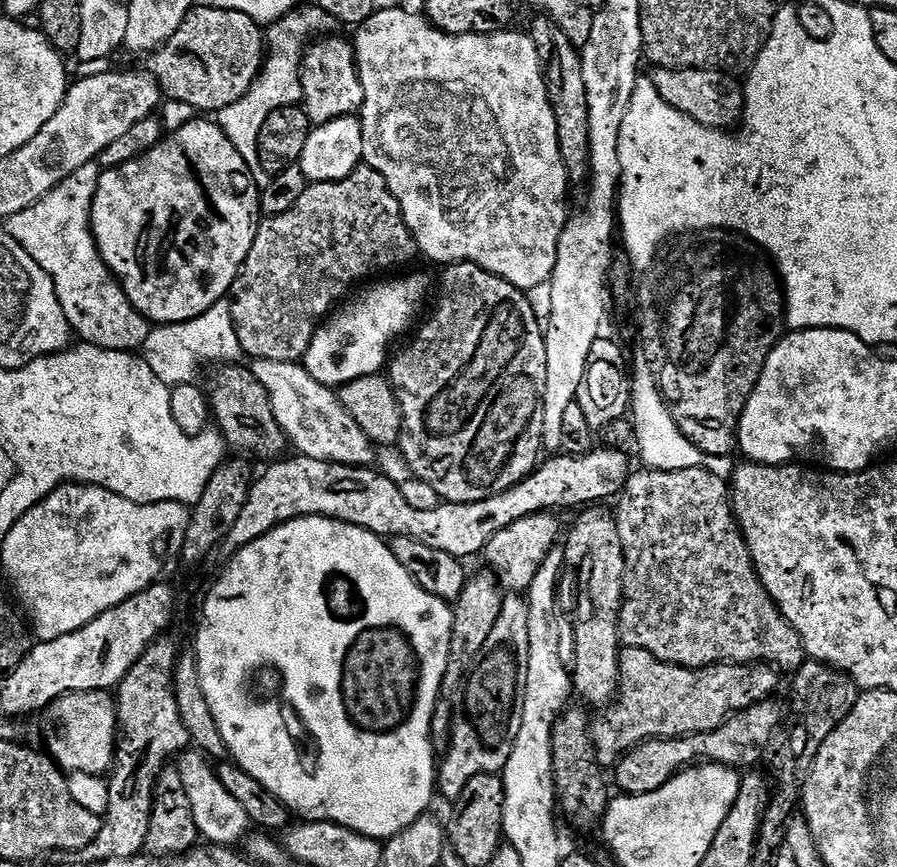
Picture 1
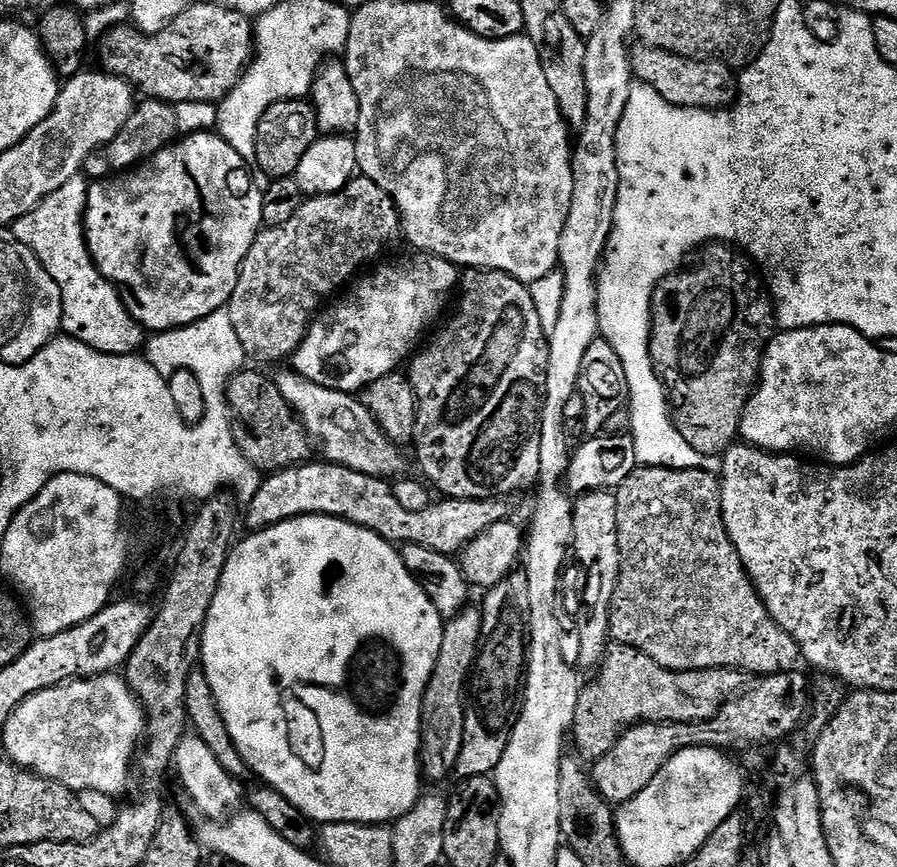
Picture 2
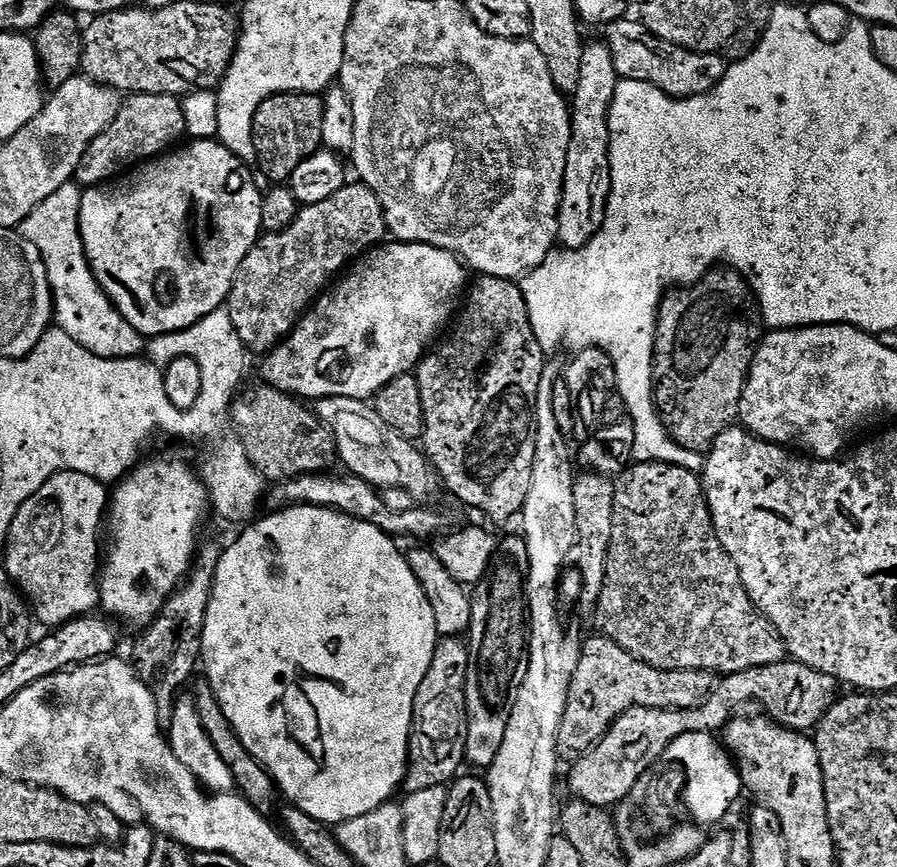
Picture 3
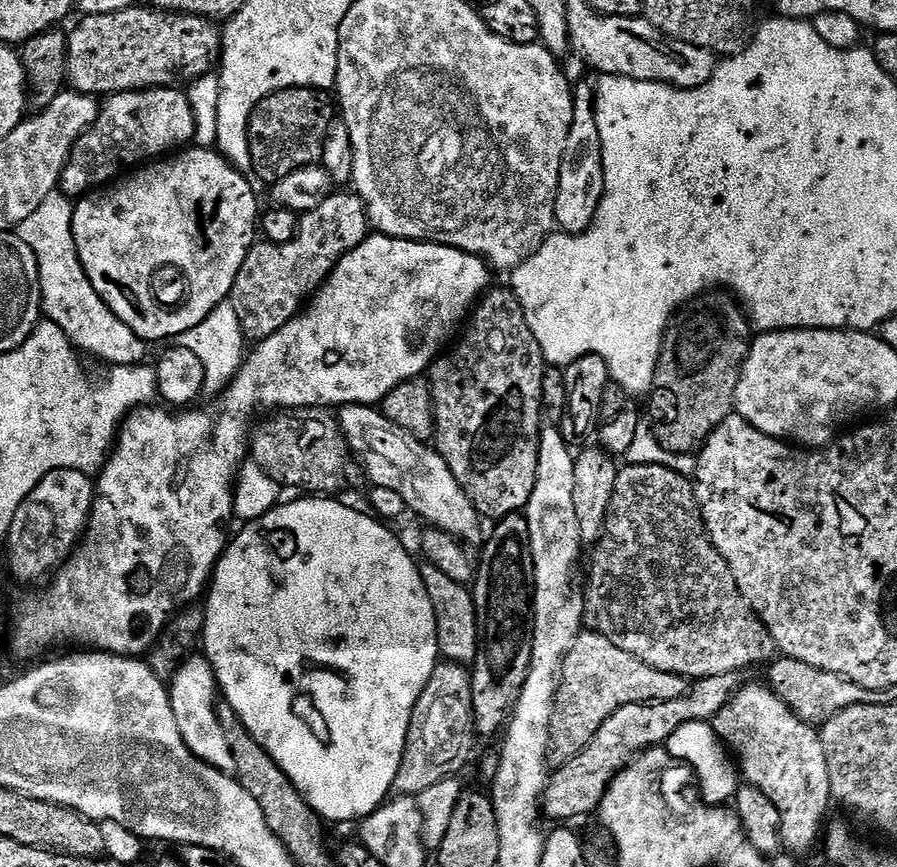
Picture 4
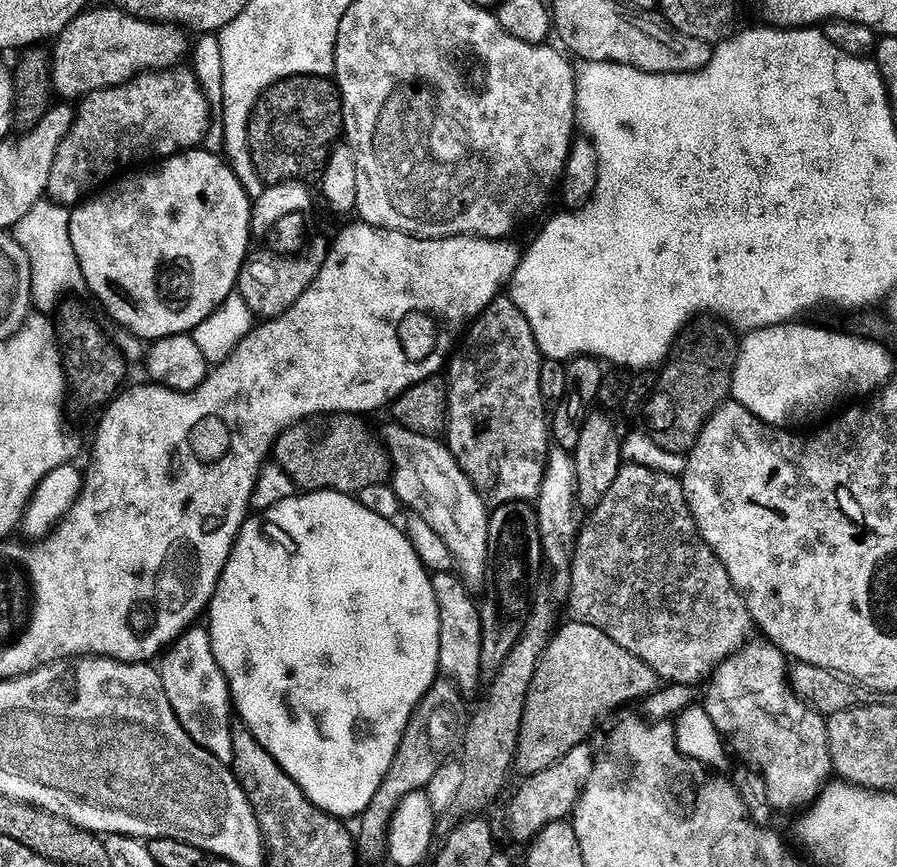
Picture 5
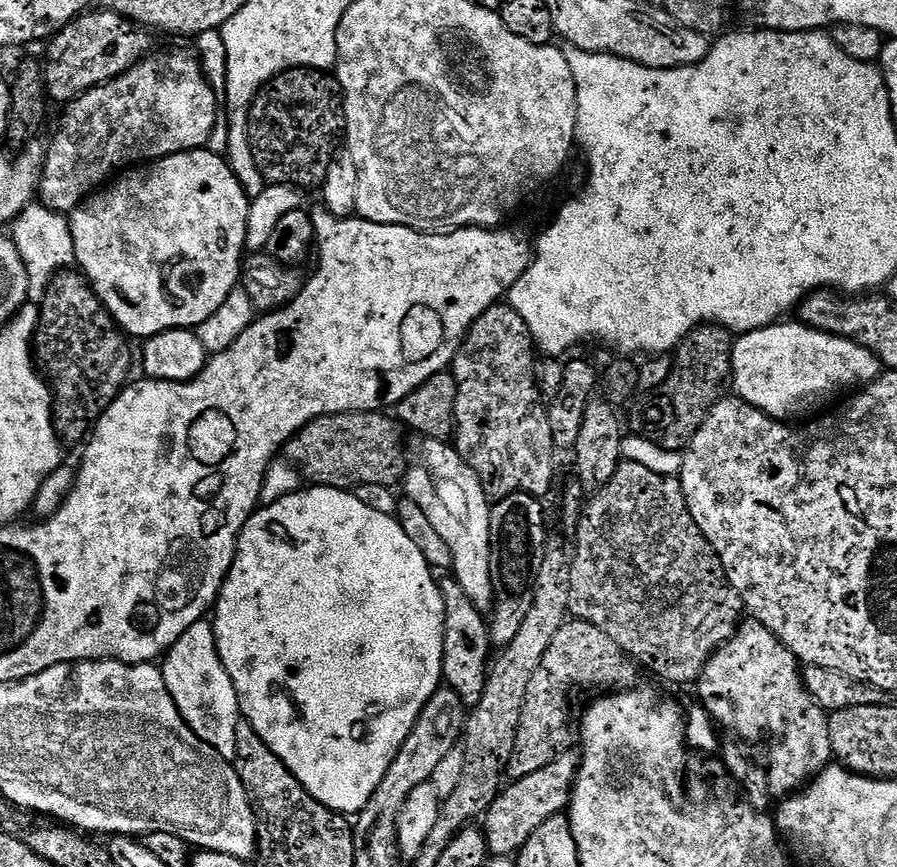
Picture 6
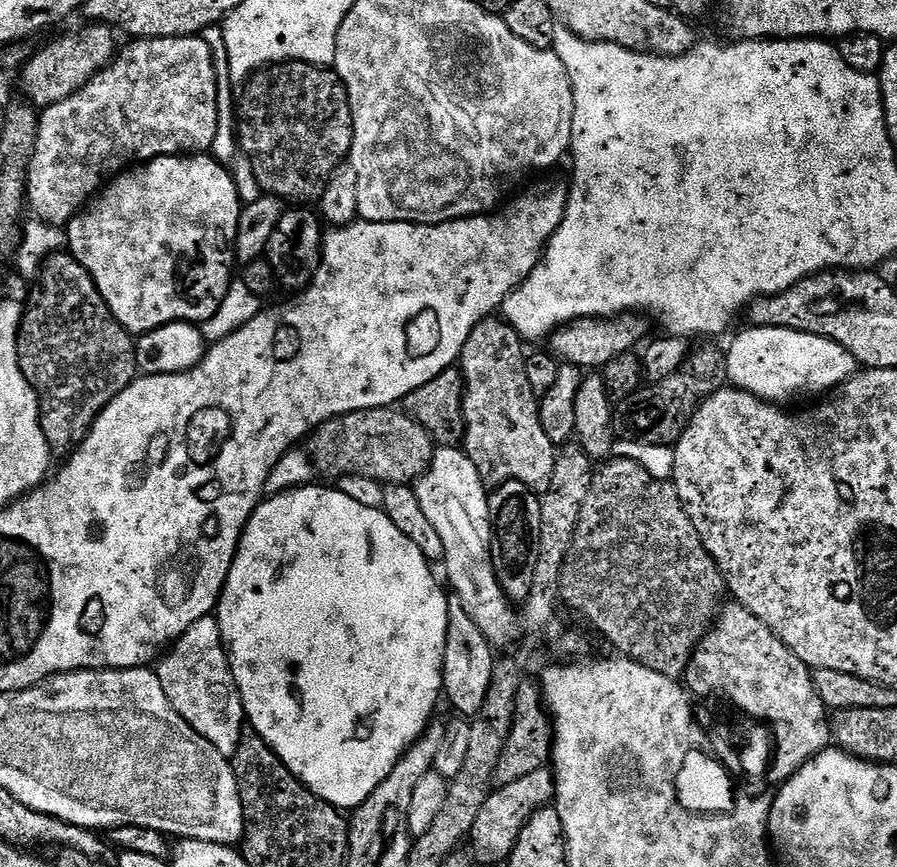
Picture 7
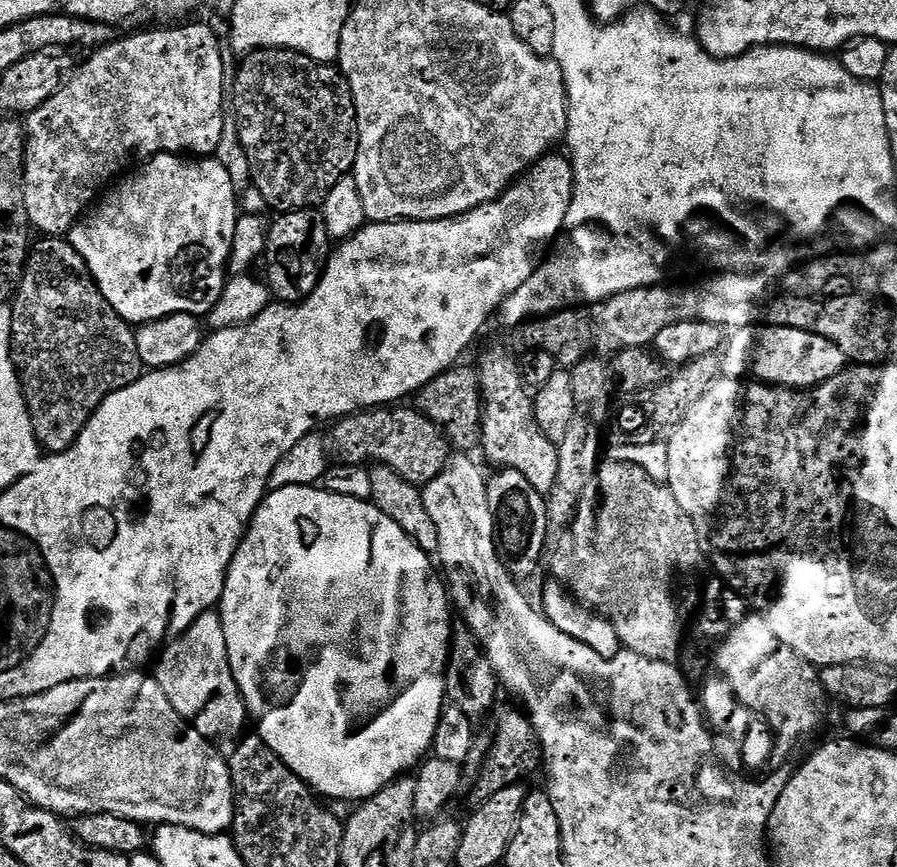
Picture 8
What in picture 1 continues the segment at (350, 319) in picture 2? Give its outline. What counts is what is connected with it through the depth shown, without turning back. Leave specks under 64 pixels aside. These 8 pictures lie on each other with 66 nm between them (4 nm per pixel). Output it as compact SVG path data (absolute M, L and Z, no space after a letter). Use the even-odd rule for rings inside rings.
M412 272L409 276L400 275L404 274L380 278L377 279L380 280L377 284L369 283L361 287L355 295L345 299L316 329L302 361L304 369L314 379L329 386L349 384L363 376L377 375L383 369L380 367L389 363L388 347L412 323L417 323L416 315L428 296L426 273Z

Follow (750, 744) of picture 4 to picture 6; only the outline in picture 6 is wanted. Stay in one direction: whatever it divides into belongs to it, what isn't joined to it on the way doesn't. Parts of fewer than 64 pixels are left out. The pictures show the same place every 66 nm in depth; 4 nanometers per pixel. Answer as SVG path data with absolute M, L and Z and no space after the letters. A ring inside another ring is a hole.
M749 619L747 622L741 623L740 627L736 629L736 635L708 659L708 665L705 666L704 673L700 675L698 687L700 687L699 703L711 713L712 719L721 729L732 732L744 742L760 740L763 736L768 739L768 762L766 761L766 769L769 778L769 790L773 797L787 798L799 792L801 788L815 780L825 768L833 763L834 757L832 747L830 746L830 726L828 725L829 713L825 712L822 706L818 706L818 702L814 702L814 698L806 690L802 675L802 665L796 659L795 654L770 629L762 626L757 620Z

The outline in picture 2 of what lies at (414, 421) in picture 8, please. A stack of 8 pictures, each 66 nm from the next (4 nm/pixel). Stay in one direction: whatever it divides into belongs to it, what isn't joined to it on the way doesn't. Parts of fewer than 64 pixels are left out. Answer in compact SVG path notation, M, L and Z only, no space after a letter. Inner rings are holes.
M243 370L230 380L227 393L229 414L238 450L242 450L242 454L253 469L261 468L256 470L271 474L284 468L294 468L309 459L310 437L296 419L296 413L282 398L275 379L268 377L267 380L260 372Z

